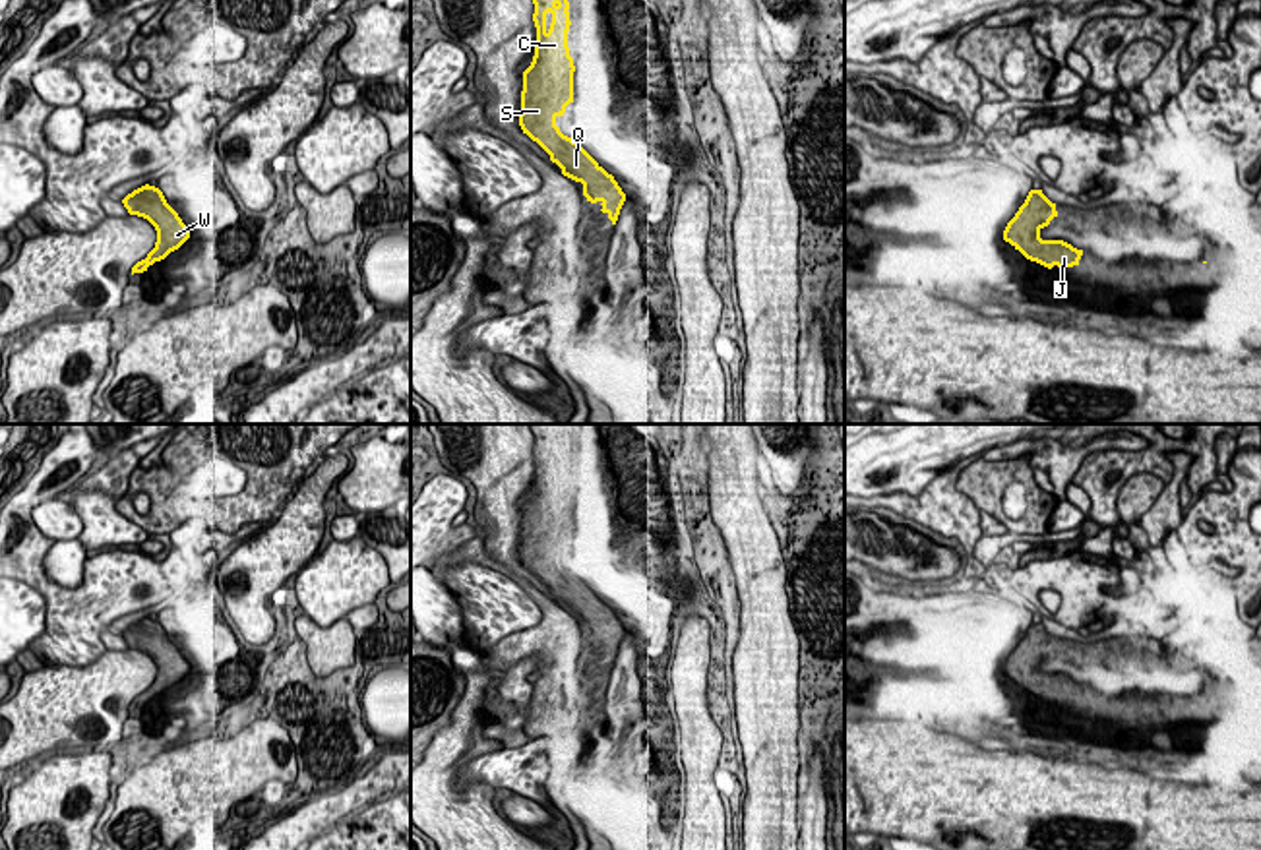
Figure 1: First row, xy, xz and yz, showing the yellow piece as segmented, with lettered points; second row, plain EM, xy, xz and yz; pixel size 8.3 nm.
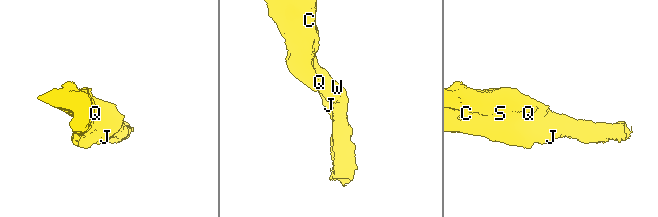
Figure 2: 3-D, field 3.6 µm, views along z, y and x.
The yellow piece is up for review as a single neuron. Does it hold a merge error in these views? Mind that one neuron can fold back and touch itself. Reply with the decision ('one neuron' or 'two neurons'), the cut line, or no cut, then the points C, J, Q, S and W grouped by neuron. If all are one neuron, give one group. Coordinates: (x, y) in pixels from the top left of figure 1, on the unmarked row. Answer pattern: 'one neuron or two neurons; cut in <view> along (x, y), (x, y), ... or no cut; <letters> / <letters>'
one neuron; no cut; C J Q S W

